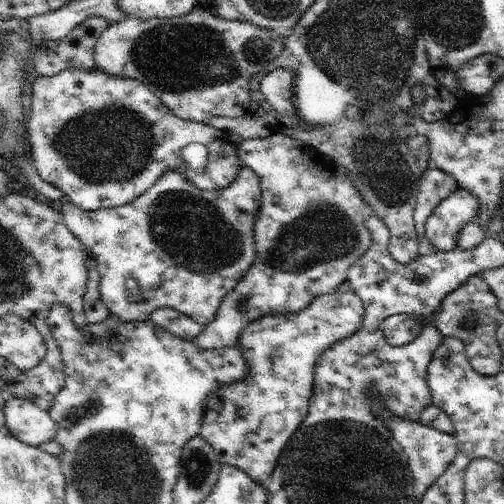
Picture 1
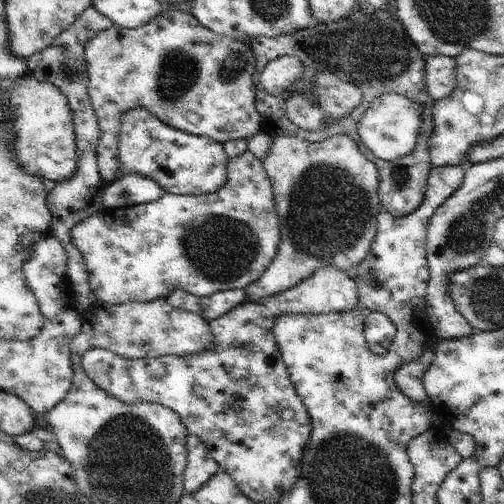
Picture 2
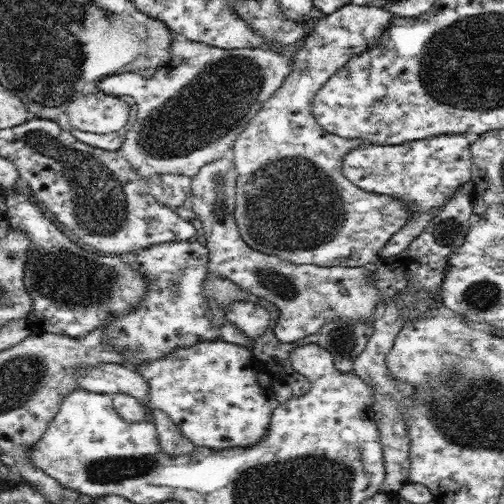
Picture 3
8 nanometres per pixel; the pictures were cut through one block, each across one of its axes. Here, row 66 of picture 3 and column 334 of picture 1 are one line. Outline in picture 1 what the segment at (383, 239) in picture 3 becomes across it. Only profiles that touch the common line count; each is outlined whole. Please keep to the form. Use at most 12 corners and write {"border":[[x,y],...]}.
{"border":[[355,292],[261,316],[199,436],[259,486],[303,424],[315,362],[361,328]]}

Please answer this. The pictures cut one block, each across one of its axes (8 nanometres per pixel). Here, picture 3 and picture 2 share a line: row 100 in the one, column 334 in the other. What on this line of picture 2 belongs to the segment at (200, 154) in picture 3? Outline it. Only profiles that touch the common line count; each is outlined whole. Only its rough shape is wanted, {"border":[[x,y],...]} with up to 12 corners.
{"border":[[343,134],[271,136],[281,242],[245,302],[367,258],[379,170]]}

